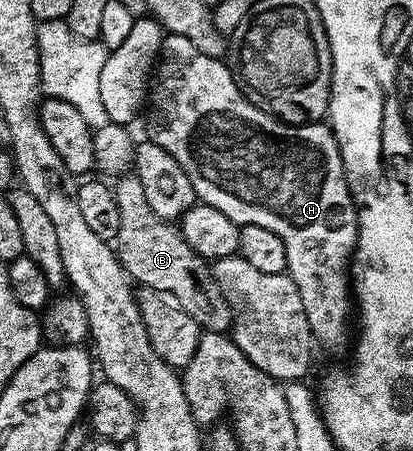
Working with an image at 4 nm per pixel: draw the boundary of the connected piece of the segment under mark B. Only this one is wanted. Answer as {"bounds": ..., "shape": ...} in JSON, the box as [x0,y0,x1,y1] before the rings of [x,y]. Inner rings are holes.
{"bounds":[112,171,232,333],"shape":[[[131,171],[117,178],[112,188],[116,195],[116,207],[120,207],[116,252],[127,277],[143,289],[172,295],[172,299],[176,299],[176,303],[184,307],[184,311],[188,311],[188,315],[192,315],[203,330],[226,333],[232,325],[232,314],[226,296],[216,283],[211,262],[188,247],[177,224],[152,211],[137,173]]]}

